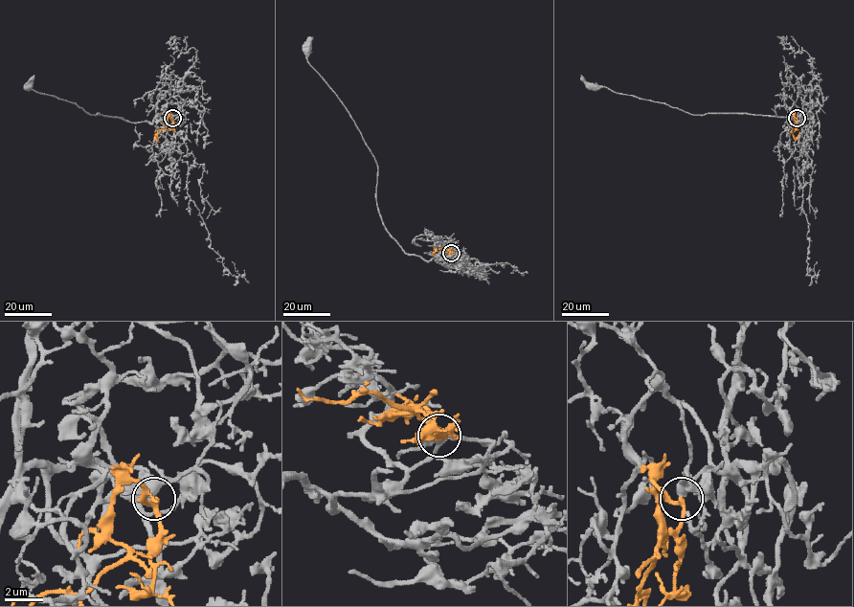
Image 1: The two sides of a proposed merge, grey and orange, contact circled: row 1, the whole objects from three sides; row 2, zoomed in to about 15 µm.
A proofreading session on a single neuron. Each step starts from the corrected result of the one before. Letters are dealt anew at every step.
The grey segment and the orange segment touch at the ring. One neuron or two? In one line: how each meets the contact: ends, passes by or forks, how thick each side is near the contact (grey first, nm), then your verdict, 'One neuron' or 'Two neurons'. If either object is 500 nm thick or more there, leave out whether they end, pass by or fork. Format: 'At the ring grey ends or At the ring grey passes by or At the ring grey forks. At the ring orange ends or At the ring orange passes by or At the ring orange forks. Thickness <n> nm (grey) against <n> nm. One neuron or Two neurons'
At the ring grey forks. At the ring orange passes by. Thickness 360 nm (grey) against 240 nm. One neuron

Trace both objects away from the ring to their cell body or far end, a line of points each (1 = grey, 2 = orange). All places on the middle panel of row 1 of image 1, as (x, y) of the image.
1: (451, 254), (425, 261), (389, 233), (376, 201), (378, 166), (306, 49)
2: (451, 254), (442, 248), (436, 249), (435, 256)

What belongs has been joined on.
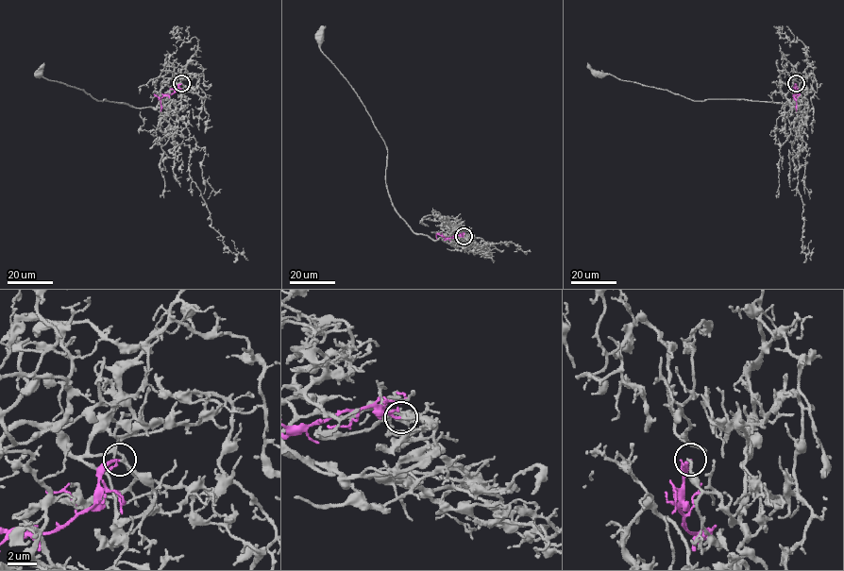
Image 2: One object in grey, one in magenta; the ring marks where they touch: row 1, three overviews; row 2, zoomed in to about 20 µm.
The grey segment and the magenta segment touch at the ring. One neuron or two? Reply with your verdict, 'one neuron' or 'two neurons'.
one neuron

